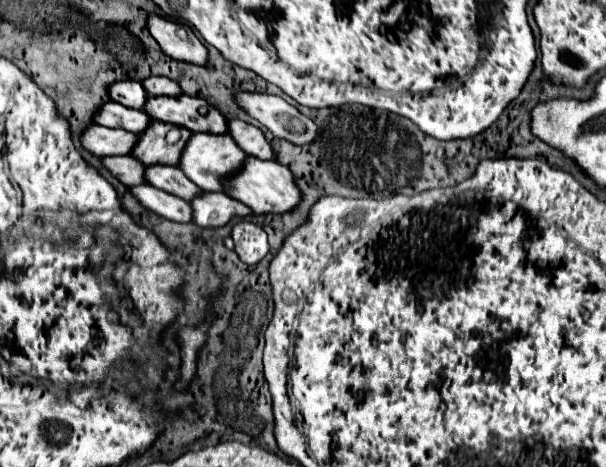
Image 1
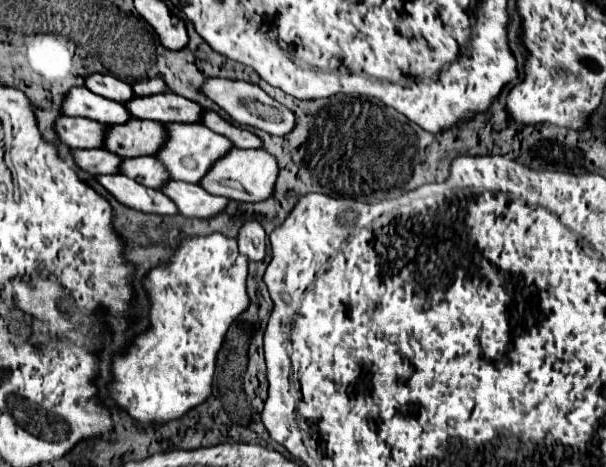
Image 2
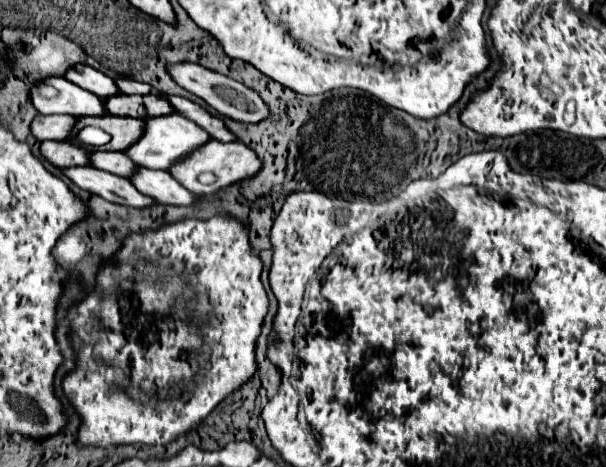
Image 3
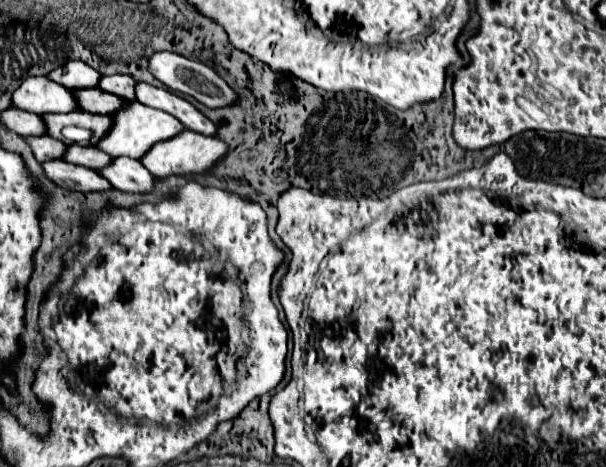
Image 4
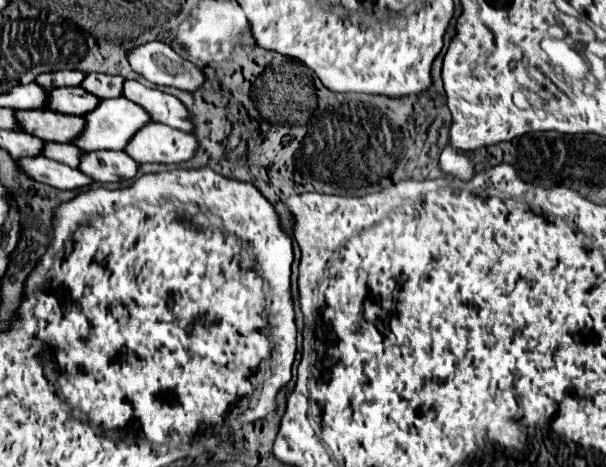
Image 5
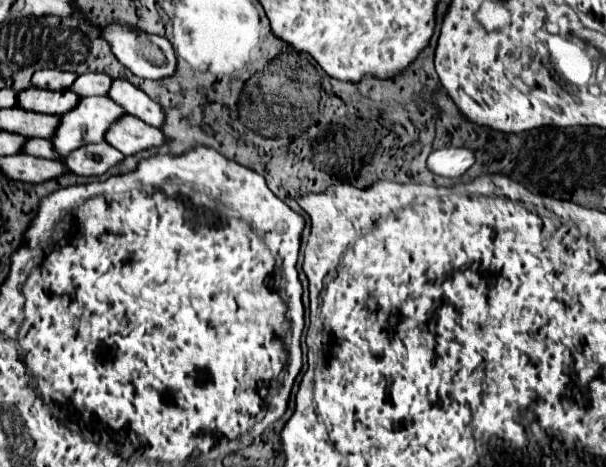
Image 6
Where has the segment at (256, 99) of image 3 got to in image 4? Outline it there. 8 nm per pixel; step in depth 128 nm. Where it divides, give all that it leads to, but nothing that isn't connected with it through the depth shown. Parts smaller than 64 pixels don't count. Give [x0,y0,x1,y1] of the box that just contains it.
[150,52,238,108]

